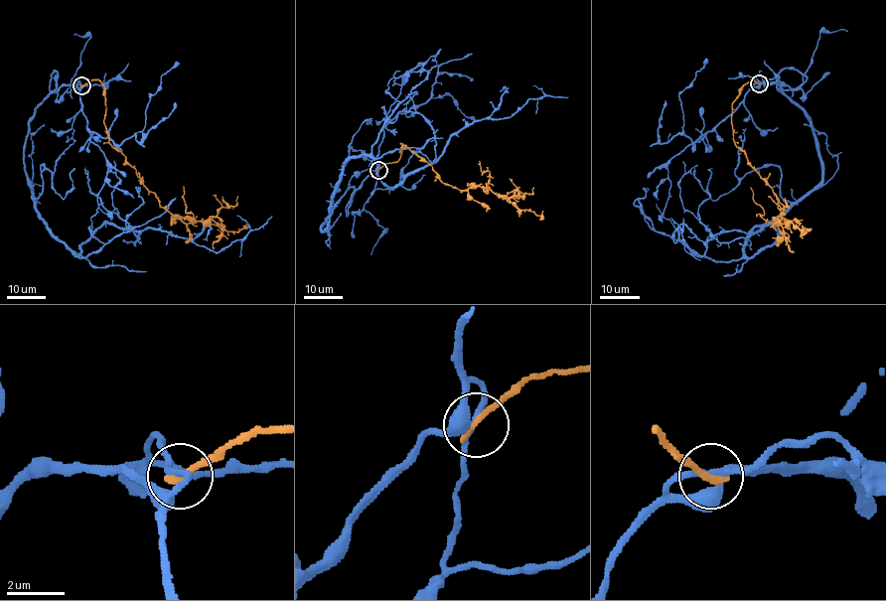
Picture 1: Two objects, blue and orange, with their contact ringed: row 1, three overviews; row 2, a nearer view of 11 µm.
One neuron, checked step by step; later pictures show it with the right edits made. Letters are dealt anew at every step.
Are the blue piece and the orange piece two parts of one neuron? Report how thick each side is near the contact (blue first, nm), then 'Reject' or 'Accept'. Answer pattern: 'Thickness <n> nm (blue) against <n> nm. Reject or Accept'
Thickness 180 nm (blue) against 260 nm. Reject

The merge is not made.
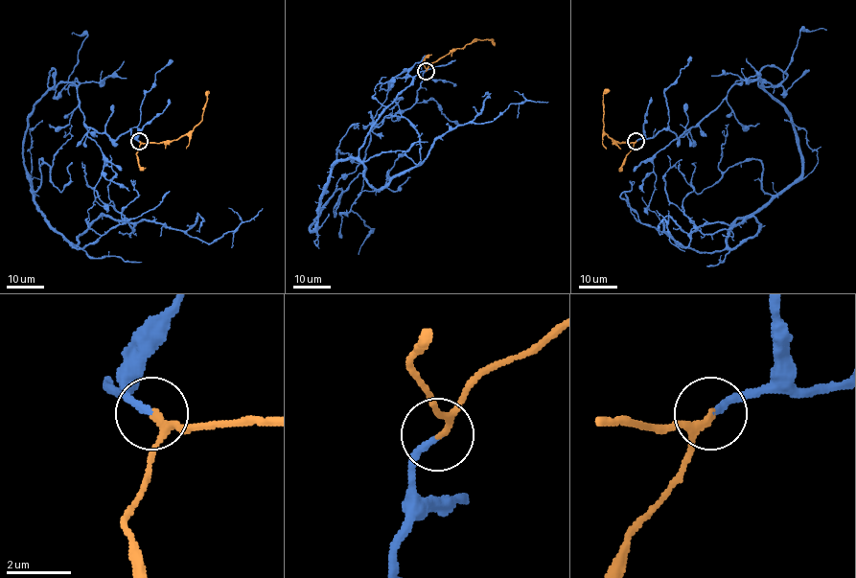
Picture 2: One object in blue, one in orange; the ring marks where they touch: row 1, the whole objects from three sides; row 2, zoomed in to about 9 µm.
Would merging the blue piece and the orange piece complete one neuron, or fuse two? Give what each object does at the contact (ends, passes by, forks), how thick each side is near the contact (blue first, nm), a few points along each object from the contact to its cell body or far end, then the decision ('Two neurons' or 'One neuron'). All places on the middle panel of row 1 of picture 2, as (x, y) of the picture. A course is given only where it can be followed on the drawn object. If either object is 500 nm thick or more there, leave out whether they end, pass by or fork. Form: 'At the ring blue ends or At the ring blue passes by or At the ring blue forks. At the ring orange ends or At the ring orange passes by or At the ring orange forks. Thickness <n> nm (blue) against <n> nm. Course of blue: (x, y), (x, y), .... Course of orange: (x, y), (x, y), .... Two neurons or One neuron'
At the ring blue ends. At the ring orange passes by. Thickness 200 nm (blue) against 160 nm. Course of blue: (426, 70), (310, 229), (339, 161), (383, 189), (459, 126), (547, 102). Course of orange: (426, 70), (430, 64), (476, 39), (493, 39), (495, 44). One neuron

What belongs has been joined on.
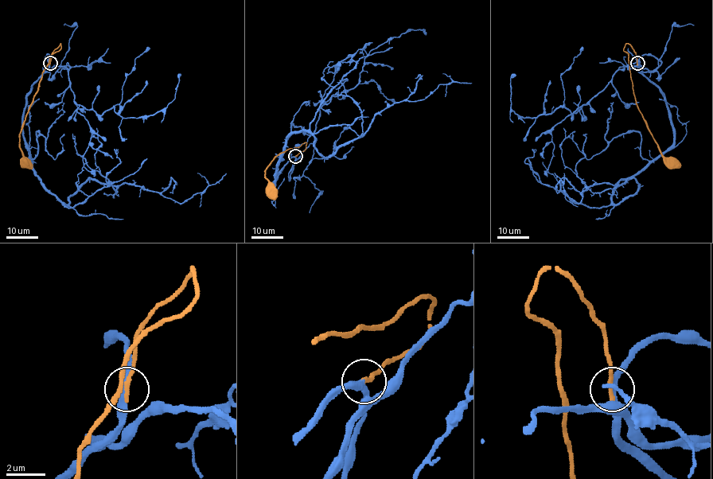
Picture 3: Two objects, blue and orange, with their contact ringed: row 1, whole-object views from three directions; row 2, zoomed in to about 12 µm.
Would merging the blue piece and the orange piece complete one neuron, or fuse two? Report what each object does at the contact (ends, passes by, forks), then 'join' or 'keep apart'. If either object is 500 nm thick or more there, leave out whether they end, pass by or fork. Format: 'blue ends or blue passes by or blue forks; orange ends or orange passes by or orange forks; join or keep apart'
blue passes by; orange ends; join

